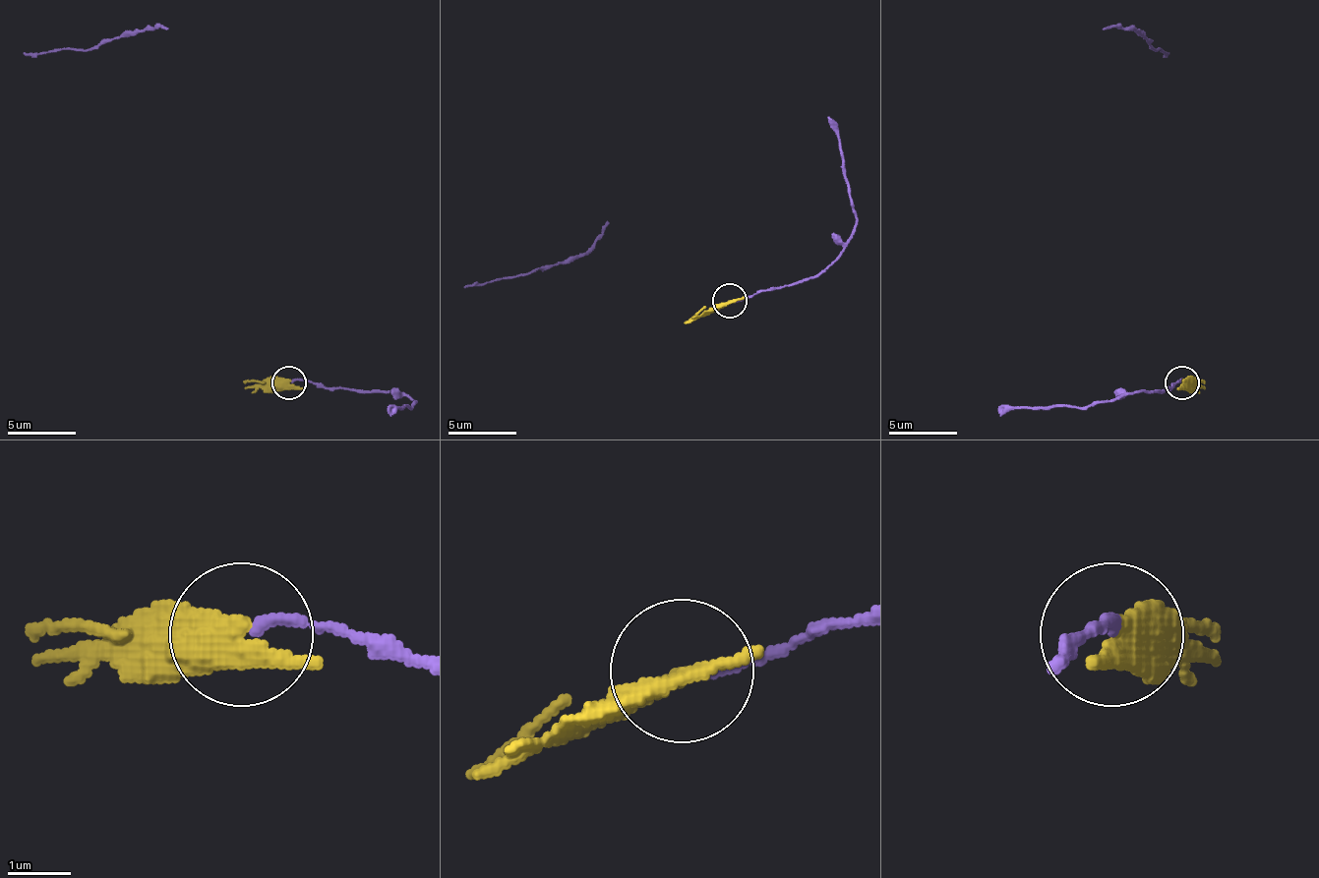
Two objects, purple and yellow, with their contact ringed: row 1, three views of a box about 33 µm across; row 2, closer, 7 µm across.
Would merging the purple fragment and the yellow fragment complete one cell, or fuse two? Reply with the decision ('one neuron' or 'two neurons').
two neurons

